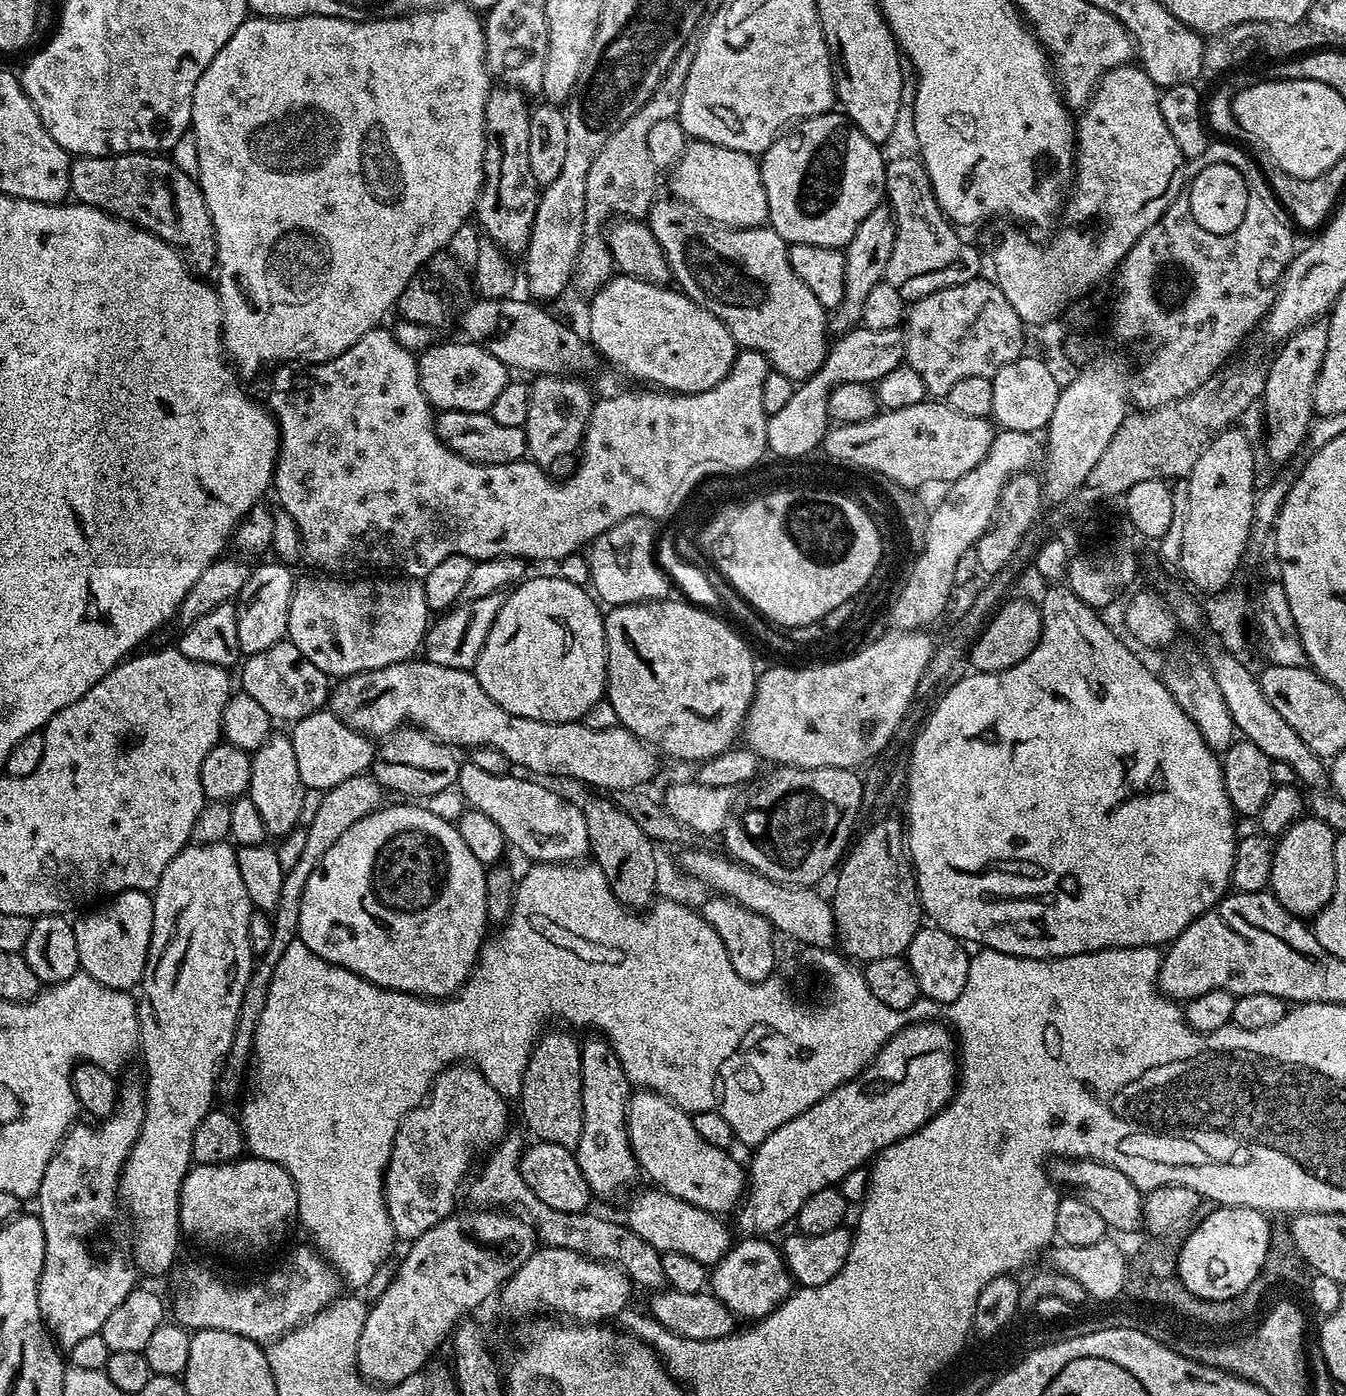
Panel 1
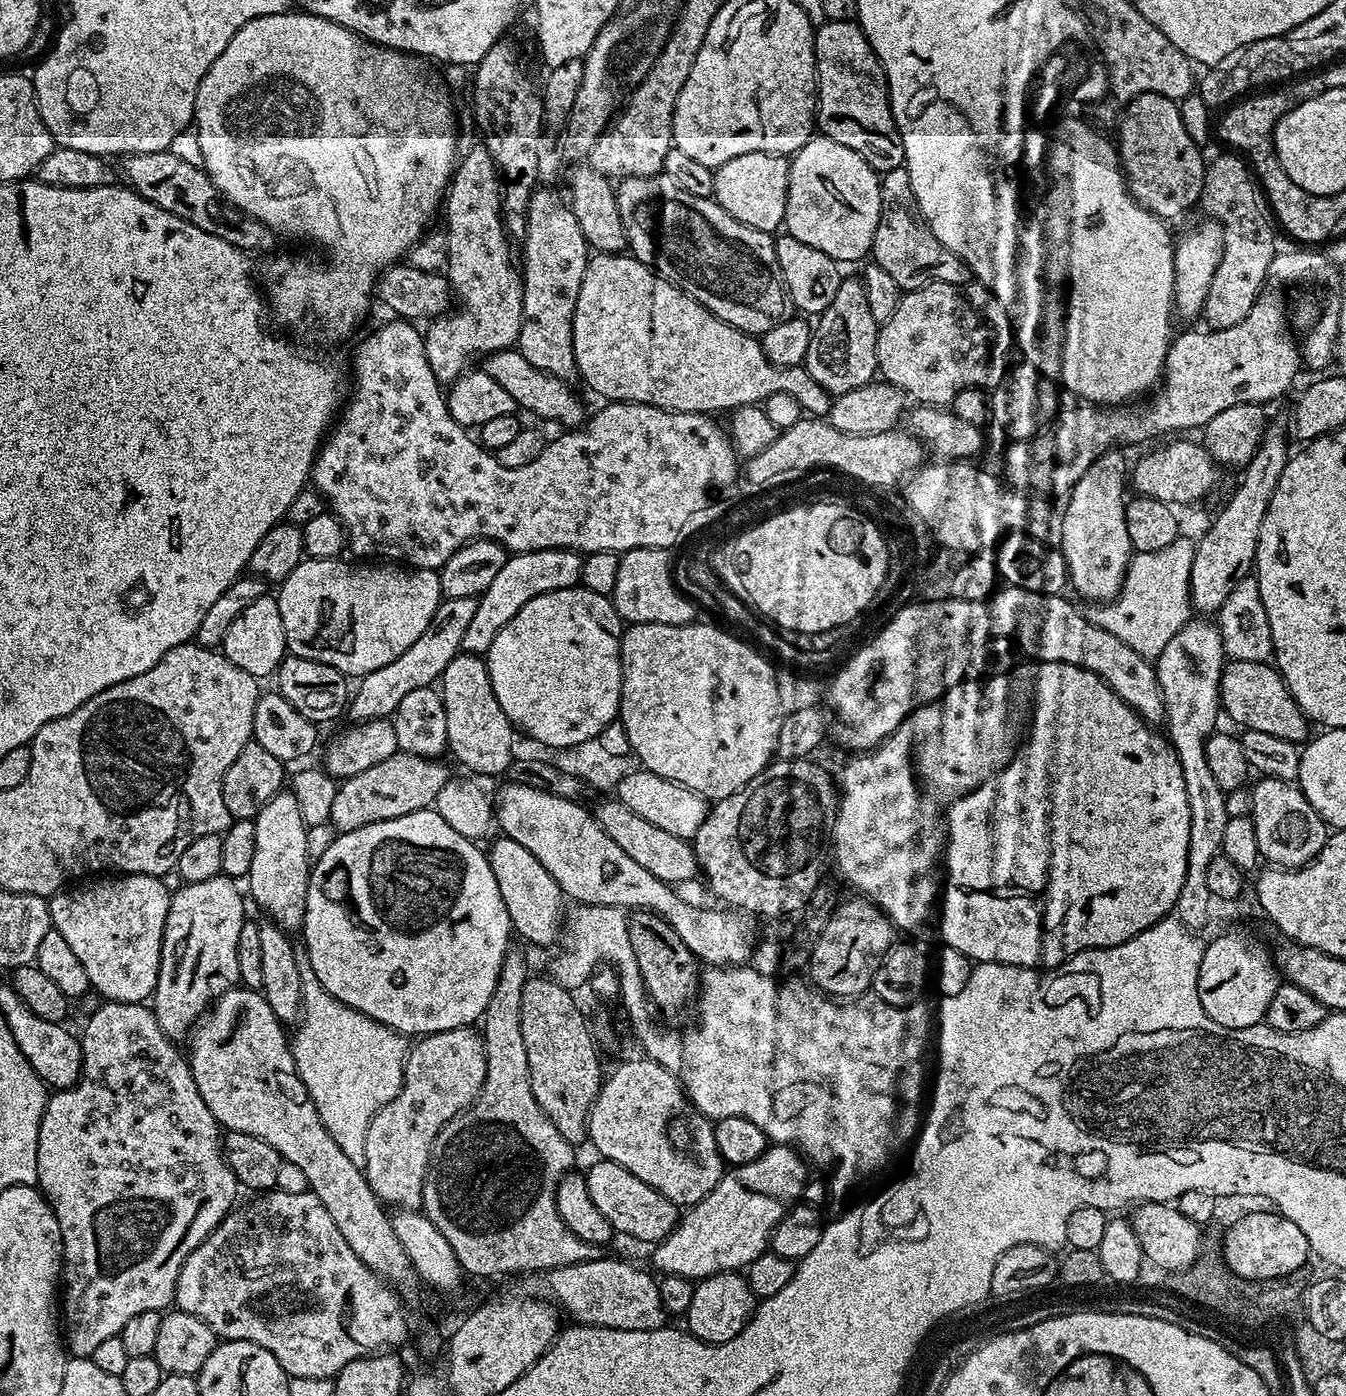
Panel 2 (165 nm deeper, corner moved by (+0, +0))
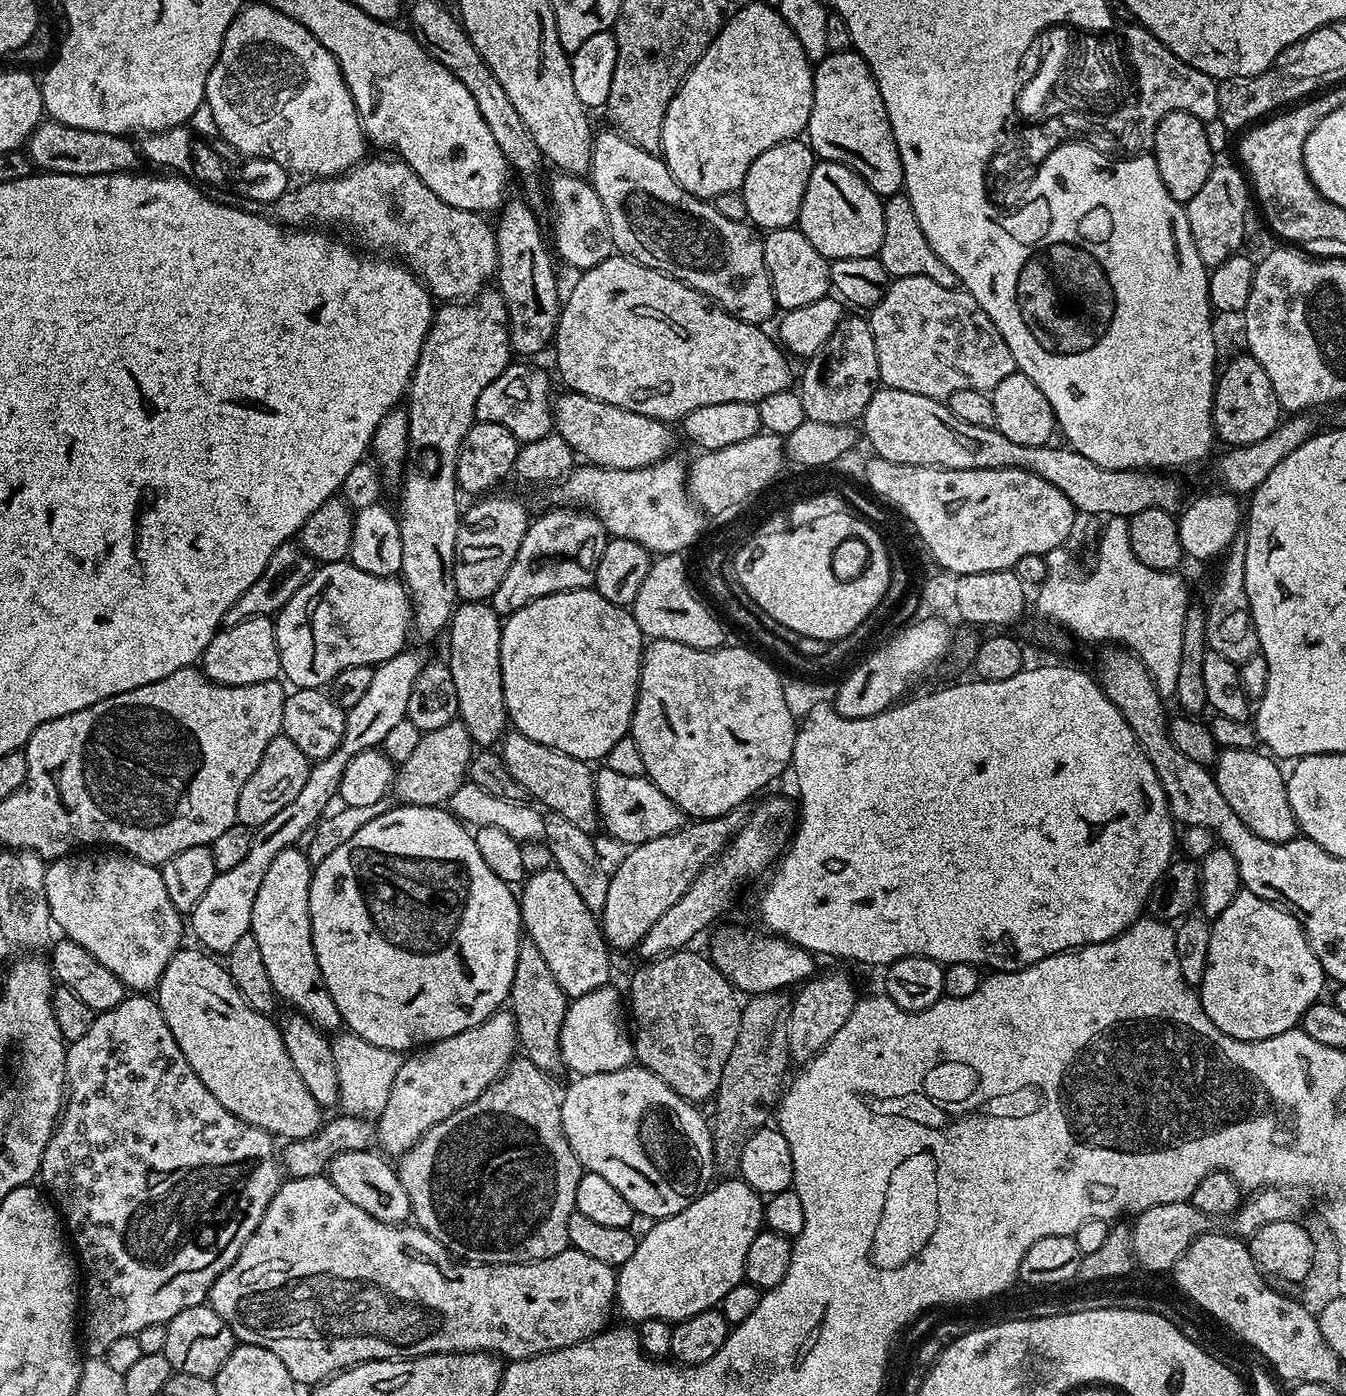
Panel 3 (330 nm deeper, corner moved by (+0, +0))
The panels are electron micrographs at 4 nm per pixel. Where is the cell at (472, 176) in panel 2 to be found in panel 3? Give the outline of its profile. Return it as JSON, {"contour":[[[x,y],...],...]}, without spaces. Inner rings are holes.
{"contour":[[[485,290],[467,302],[448,302],[435,309],[432,328],[422,346],[418,366],[412,375],[412,383],[406,393],[408,414],[408,459],[402,469],[404,489],[400,492],[398,519],[402,534],[402,566],[399,575],[412,597],[412,628],[428,640],[447,629],[458,603],[454,590],[454,546],[458,538],[458,526],[462,504],[456,501],[458,485],[456,467],[462,438],[466,438],[472,425],[477,423],[478,394],[508,368],[513,359],[512,343],[508,333],[508,311],[499,291]]]}

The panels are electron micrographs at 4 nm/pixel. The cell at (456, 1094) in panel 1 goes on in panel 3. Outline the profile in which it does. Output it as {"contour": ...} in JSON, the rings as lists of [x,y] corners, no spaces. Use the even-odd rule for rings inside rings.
{"contour":[[[497,1010],[478,1026],[462,1030],[462,1034],[454,1034],[427,1045],[423,1050],[413,1051],[401,1063],[394,1086],[390,1086],[390,1098],[386,1098],[386,1106],[378,1114],[375,1129],[379,1147],[389,1157],[403,1156],[431,1128],[438,1126],[438,1122],[474,1102],[474,1098],[499,1080],[517,1052],[516,1019],[508,1010]]]}

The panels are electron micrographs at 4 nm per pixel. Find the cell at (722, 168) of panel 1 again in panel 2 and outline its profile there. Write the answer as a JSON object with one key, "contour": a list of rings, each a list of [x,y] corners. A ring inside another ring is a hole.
{"contour":[[[759,152],[758,154],[738,154],[738,158],[730,158],[721,168],[713,171],[714,199],[730,214],[730,218],[738,218],[746,226],[754,230],[762,230],[769,234],[775,233],[783,225],[786,214],[786,198],[788,197],[788,187],[790,186],[790,170],[788,169],[790,160],[786,156],[775,156]]]}

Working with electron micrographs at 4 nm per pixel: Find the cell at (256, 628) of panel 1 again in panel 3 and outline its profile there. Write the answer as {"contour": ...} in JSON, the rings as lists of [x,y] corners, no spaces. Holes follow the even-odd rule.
{"contour":[[[251,616],[238,622],[238,626],[221,627],[206,646],[202,671],[213,684],[226,686],[250,686],[277,679],[281,671],[275,623],[267,616]]]}

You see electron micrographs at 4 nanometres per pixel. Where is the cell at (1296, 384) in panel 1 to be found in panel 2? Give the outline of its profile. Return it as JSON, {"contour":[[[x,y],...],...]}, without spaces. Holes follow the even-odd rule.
{"contour":[[[1269,427],[1265,431],[1258,450],[1239,473],[1240,485],[1233,490],[1224,509],[1213,518],[1212,528],[1206,529],[1204,537],[1195,541],[1194,566],[1190,566],[1190,598],[1197,613],[1219,613],[1222,602],[1230,598],[1230,590],[1234,590],[1234,586],[1238,586],[1238,582],[1253,571],[1258,550],[1258,530],[1262,530],[1266,506],[1270,506],[1270,498],[1274,498],[1274,486],[1278,486],[1278,478],[1282,478],[1282,470],[1286,470],[1290,455],[1289,437],[1285,436],[1276,428]]]}

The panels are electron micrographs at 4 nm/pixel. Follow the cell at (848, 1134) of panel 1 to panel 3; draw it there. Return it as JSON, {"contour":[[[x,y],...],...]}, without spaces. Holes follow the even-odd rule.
{"contour":[[[724,1178],[724,1181],[713,1183],[707,1192],[704,1192],[697,1198],[692,1200],[690,1206],[686,1206],[686,1210],[682,1210],[673,1216],[665,1216],[664,1219],[655,1221],[645,1236],[641,1235],[636,1241],[636,1249],[634,1255],[630,1258],[630,1262],[626,1262],[616,1272],[616,1299],[614,1301],[618,1312],[625,1316],[625,1321],[639,1322],[641,1320],[667,1320],[669,1322],[679,1322],[694,1318],[694,1314],[702,1314],[707,1308],[716,1308],[722,1298],[726,1298],[726,1294],[730,1290],[734,1290],[734,1286],[745,1283],[744,1267],[746,1266],[746,1253],[750,1250],[750,1242],[754,1240],[756,1235],[765,1227],[764,1218],[765,1201],[759,1192],[755,1192],[745,1180],[739,1178]]]}

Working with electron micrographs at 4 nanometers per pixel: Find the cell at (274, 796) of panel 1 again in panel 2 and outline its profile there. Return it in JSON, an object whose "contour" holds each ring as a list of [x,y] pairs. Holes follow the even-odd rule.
{"contour":[[[281,790],[274,798],[270,798],[270,802],[266,802],[266,806],[262,806],[262,810],[254,819],[256,821],[256,825],[254,826],[254,858],[250,861],[250,870],[246,877],[246,883],[248,883],[249,888],[247,888],[247,891],[250,893],[250,896],[250,891],[252,891],[252,896],[256,899],[257,906],[265,912],[264,916],[269,921],[275,923],[284,932],[292,934],[295,928],[297,930],[303,929],[306,924],[304,915],[306,914],[306,894],[308,893],[308,873],[310,871],[310,861],[307,854],[307,832],[309,827],[304,824],[302,810],[297,807],[295,794],[291,790]]]}

